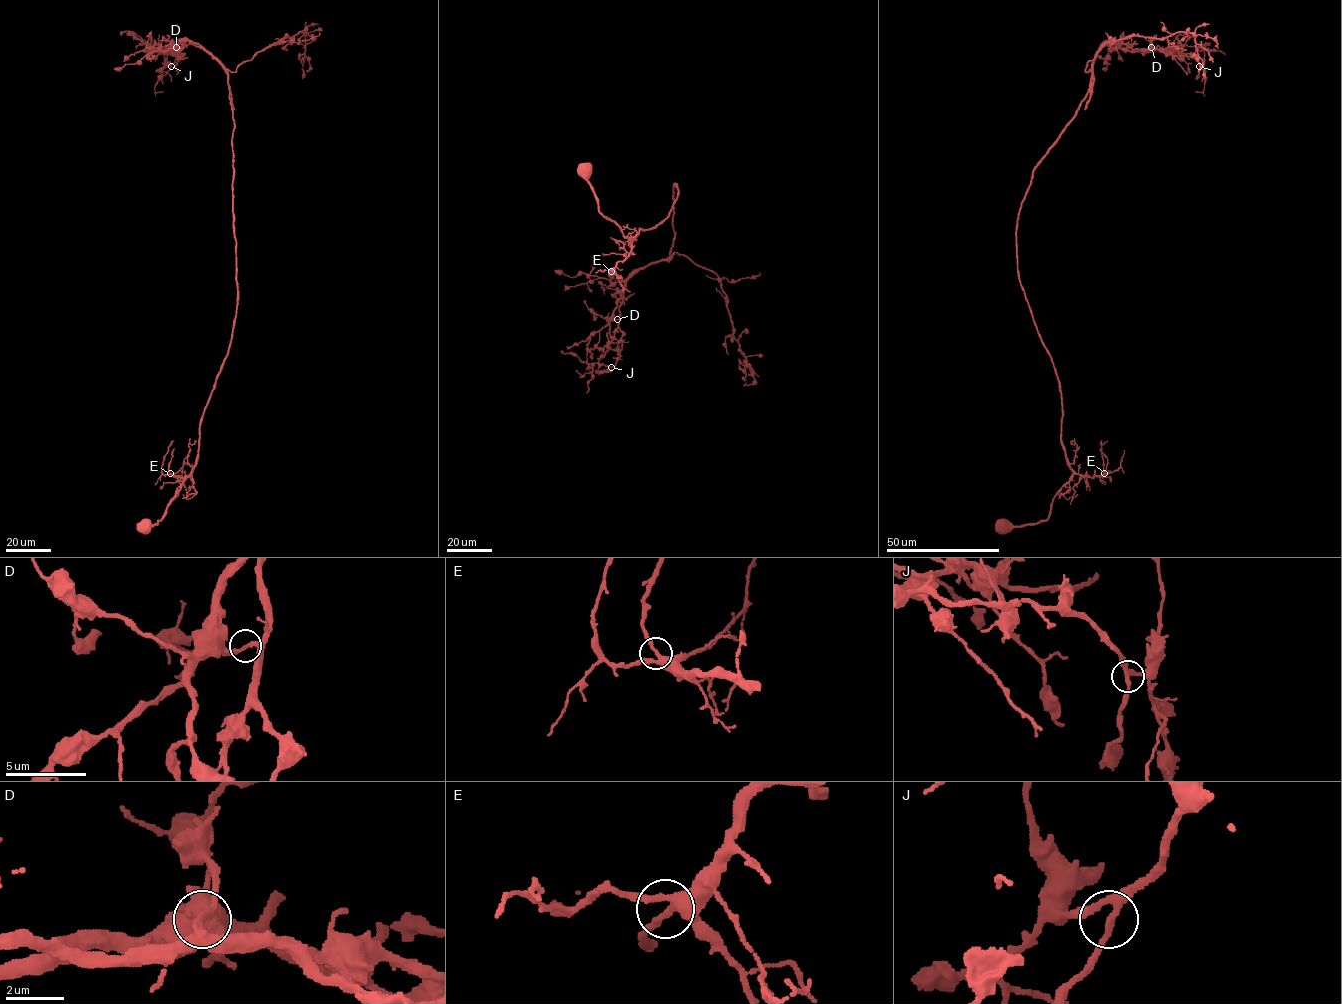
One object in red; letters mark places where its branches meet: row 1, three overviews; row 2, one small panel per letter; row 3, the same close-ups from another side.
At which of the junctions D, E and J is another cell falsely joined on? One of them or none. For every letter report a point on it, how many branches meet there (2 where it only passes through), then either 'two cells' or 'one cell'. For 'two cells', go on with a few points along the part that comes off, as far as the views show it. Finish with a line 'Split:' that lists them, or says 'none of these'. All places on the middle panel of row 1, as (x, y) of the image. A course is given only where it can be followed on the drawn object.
D: place (617, 319); branches 3; two cells; course (617, 319), (614, 319), (613, 309), (629, 276), (648, 265), (669, 260), (675, 252)
E: place (611, 271); branches 3; one cell
J: place (611, 367); branches 3; one cell
Split: D

